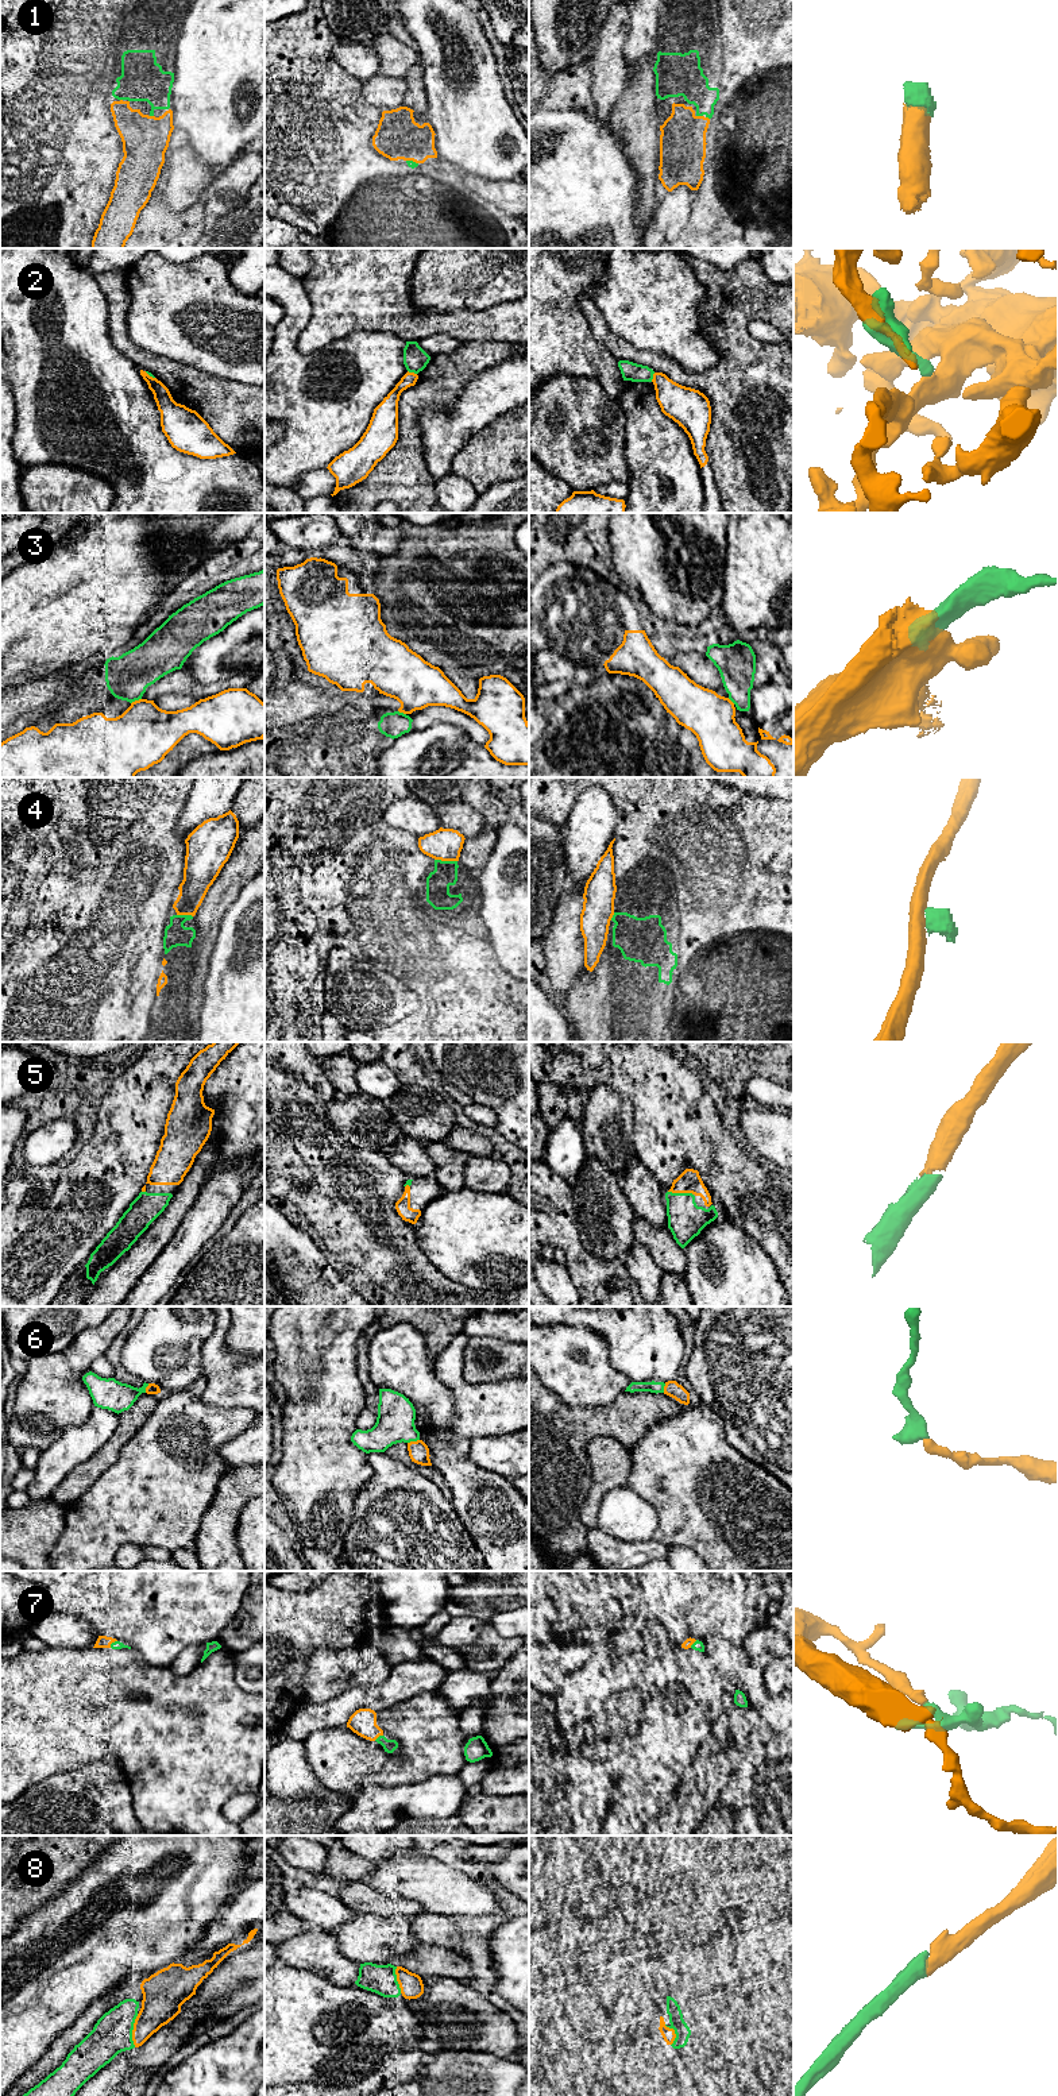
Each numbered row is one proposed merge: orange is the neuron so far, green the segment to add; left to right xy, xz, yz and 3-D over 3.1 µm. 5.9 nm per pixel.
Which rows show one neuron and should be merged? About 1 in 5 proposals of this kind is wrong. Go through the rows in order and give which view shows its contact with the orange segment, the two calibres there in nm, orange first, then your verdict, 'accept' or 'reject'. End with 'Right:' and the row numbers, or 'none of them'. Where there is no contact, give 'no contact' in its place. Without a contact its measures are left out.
1: meets orange in yz; 280 nm thick on the orange side, 220 nm on the other; accept
2: meets orange in xz; 110 nm thick on the orange side, 140 nm on the other; reject
3: meets orange in xy; 360 nm thick on the orange side, 260 nm on the other; reject
4: meets orange in xz; 190 nm thick on the orange side, 140 nm on the other; reject
5: meets orange in yz; 140 nm thick on the orange side, 220 nm on the other; accept
6: meets orange in xz; 120 nm thick on the orange side, 220 nm on the other; accept
7: meets orange in xz; 160 nm thick on the orange side, 80 nm on the other; accept
8: meets orange in xy; 240 nm thick on the orange side, 240 nm on the other; accept
Right: 1, 5, 6, 7, 8

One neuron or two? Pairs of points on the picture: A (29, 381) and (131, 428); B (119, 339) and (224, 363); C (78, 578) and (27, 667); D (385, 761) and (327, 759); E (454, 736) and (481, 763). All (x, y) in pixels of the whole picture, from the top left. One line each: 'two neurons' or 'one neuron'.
A: one neuron
B: two neurons
C: one neuron
D: two neurons
E: two neurons

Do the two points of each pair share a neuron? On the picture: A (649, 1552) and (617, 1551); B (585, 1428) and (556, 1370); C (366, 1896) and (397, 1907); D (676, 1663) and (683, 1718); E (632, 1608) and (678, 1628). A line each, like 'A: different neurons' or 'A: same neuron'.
A: same neuron
B: different neurons
C: same neuron
D: same neuron
E: same neuron

